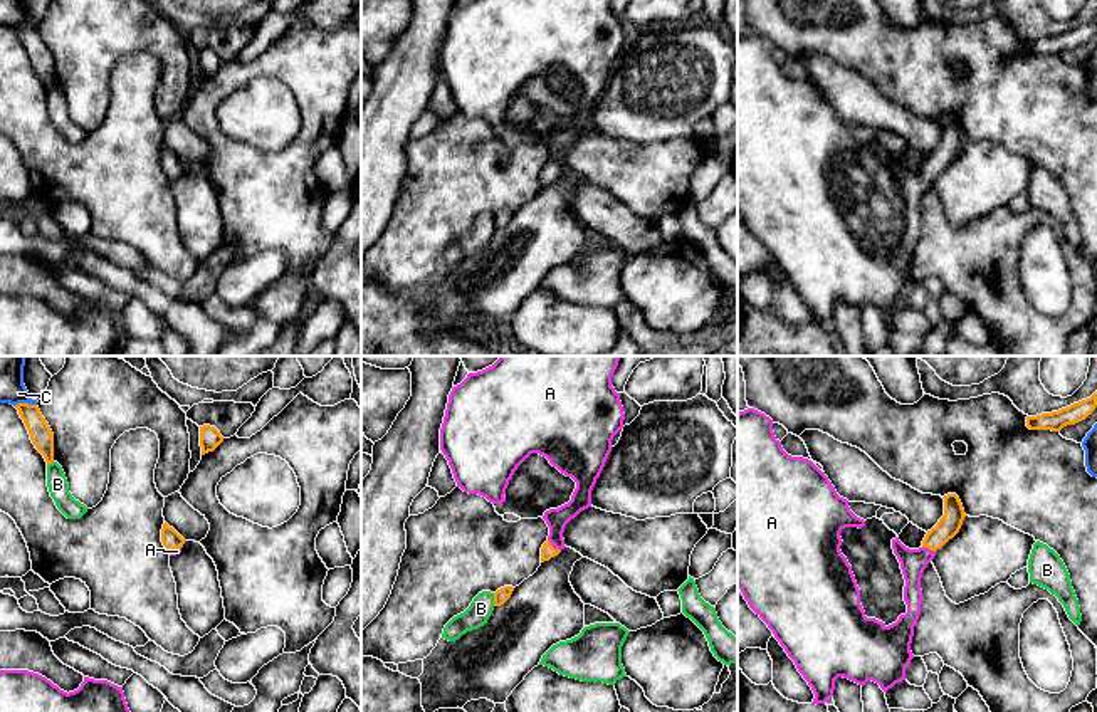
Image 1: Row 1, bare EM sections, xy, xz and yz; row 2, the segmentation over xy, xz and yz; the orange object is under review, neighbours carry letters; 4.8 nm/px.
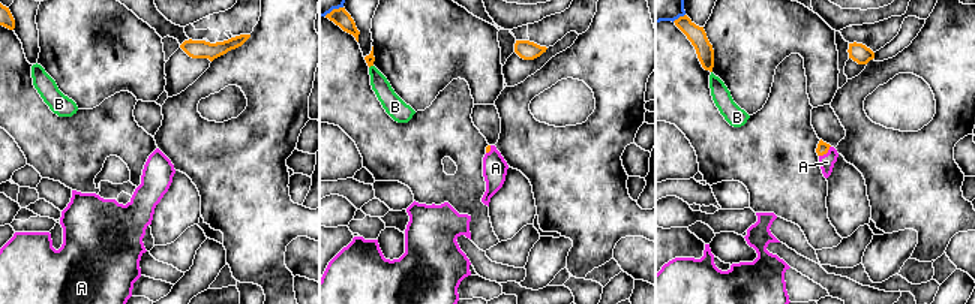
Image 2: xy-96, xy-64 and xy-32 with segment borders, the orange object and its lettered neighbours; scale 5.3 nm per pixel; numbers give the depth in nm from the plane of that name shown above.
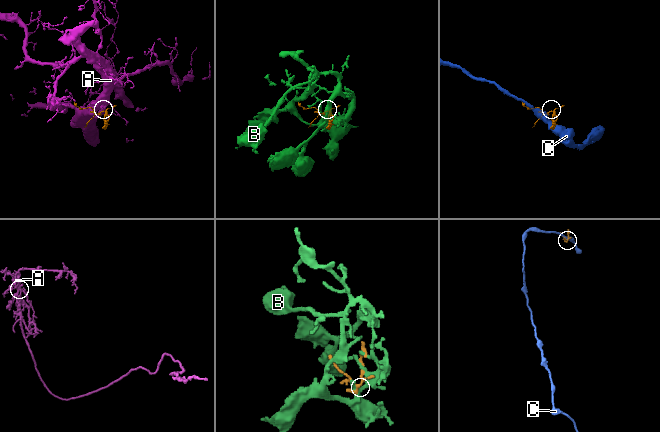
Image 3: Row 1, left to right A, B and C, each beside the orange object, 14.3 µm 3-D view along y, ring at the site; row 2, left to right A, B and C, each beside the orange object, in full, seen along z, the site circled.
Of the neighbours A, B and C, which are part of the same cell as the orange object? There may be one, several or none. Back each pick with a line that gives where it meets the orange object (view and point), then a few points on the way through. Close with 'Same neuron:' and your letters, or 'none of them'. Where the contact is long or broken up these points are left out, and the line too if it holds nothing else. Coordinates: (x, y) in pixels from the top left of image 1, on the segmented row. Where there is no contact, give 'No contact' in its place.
A: Touches orange at xz (551, 546). Path across: xz (548, 551), (551, 546), (556, 519)
Same neuron: A

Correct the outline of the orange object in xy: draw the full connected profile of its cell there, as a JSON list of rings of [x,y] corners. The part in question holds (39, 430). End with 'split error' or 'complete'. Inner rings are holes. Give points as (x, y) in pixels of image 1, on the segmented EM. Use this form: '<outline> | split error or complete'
[[[18,403],[15,405],[20,418],[24,420],[30,440],[35,448],[44,455],[47,465],[54,462],[54,433],[42,416],[37,405]]] | complete

